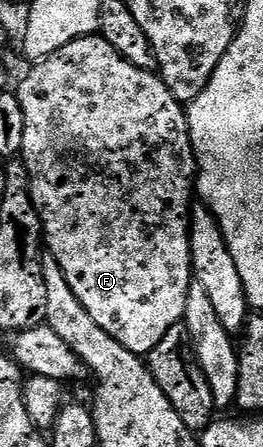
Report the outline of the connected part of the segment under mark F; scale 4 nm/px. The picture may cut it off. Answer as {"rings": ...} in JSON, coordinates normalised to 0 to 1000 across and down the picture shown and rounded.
{"rings":[[[384,76],[259,94],[259,103],[228,103],[213,121],[141,136],[118,152],[129,154],[87,174],[84,190],[61,197],[76,237],[91,237],[91,327],[76,356],[114,391],[114,432],[160,490],[171,553],[186,570],[213,577],[228,604],[243,604],[243,622],[259,622],[259,640],[274,640],[274,658],[304,667],[304,685],[350,702],[365,729],[426,747],[456,774],[502,783],[532,799],[567,799],[570,785],[608,774],[608,756],[624,756],[654,729],[696,723],[738,606],[722,494],[745,454],[753,356],[738,349],[707,242],[662,217],[654,201],[639,201],[597,159],[567,161],[532,157],[532,148],[502,148],[502,139],[411,103]]]}

